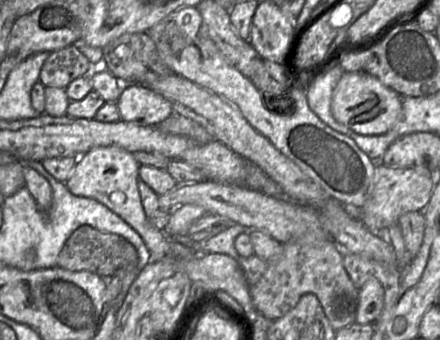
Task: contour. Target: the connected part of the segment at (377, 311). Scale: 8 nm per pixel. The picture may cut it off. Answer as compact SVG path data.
M368 280L359 290L359 301L355 323L374 324L382 313L384 289L379 280Z

